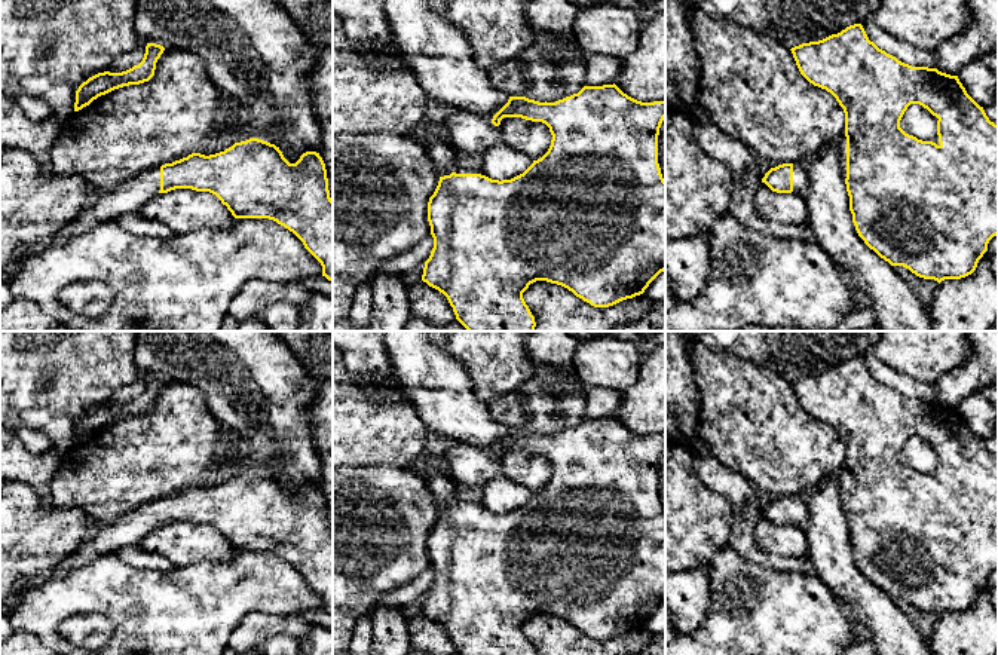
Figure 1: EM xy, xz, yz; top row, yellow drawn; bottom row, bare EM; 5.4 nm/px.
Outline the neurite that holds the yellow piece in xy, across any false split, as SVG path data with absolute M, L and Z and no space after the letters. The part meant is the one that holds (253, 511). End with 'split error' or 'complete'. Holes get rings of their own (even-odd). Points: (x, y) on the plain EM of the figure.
M258 471L215 487L187 490L149 502L102 526L52 570L25 578L18 590L40 587L107 553L138 545L159 526L192 521L215 527L235 551L269 551L293 564L333 615L333 532L316 484L290 496L279 480Z; split error

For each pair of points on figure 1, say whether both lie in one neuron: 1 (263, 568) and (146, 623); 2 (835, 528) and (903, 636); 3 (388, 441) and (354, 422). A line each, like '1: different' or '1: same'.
1: same
2: same
3: same

